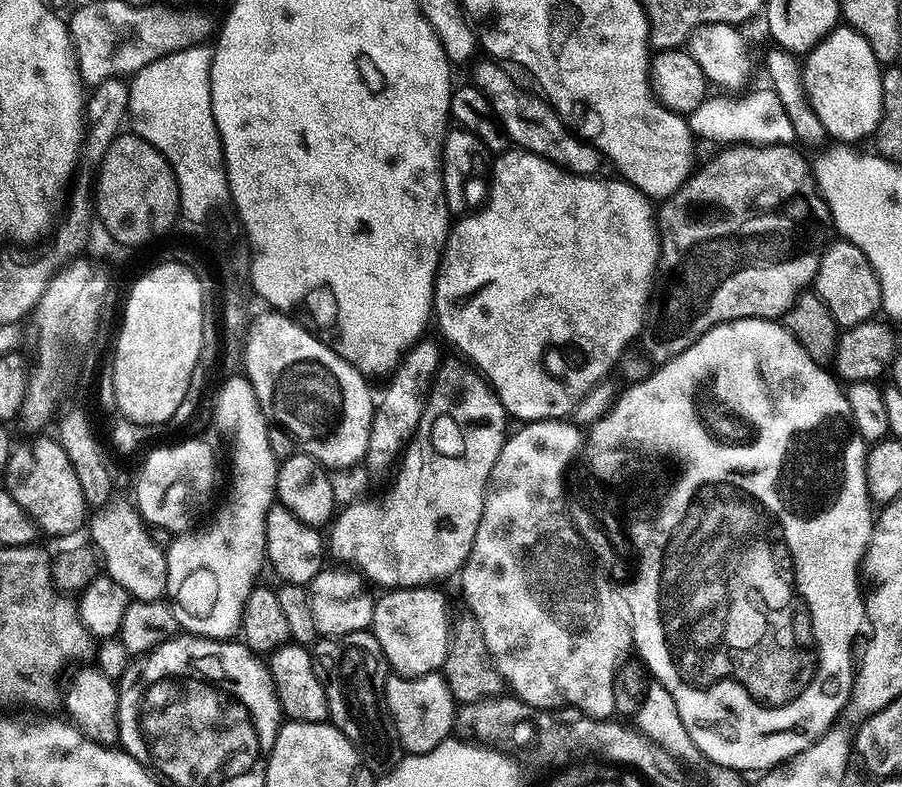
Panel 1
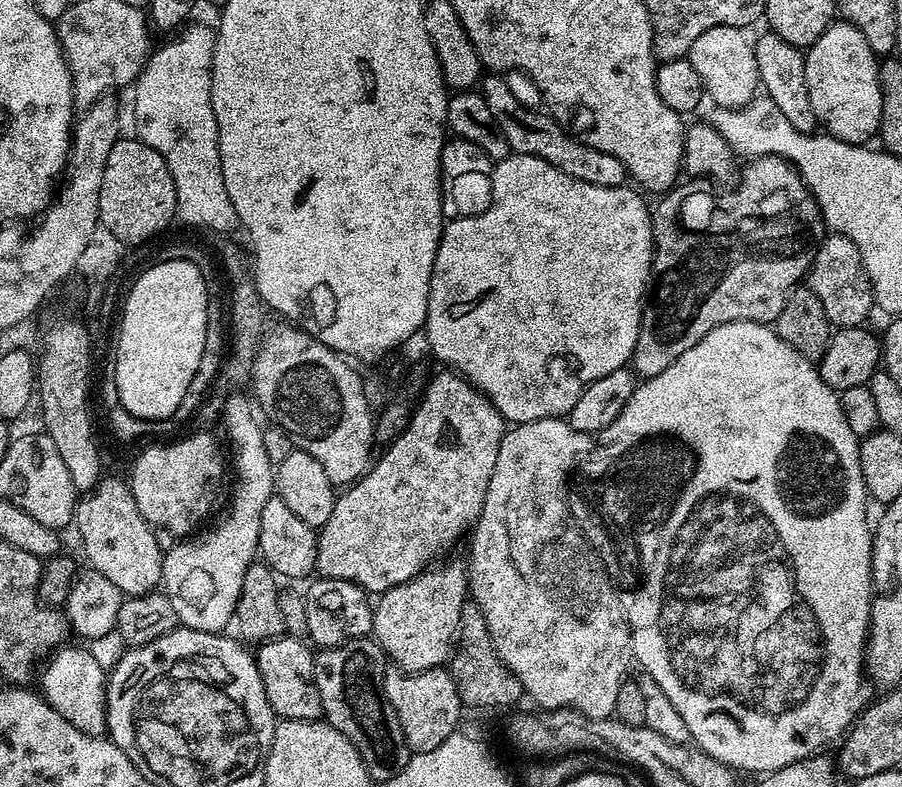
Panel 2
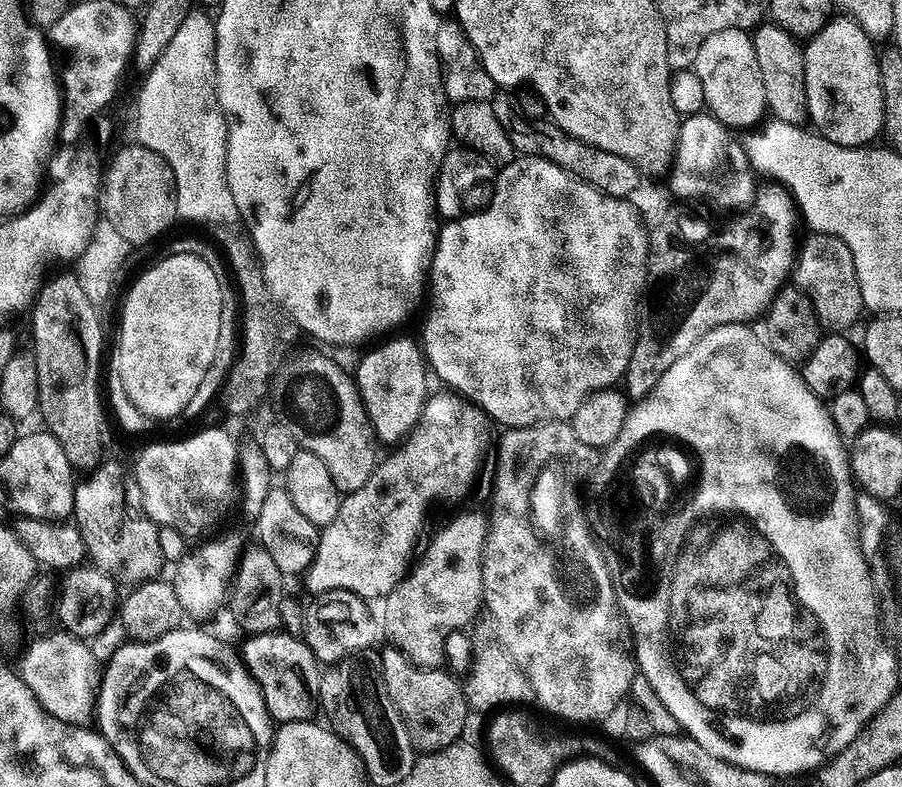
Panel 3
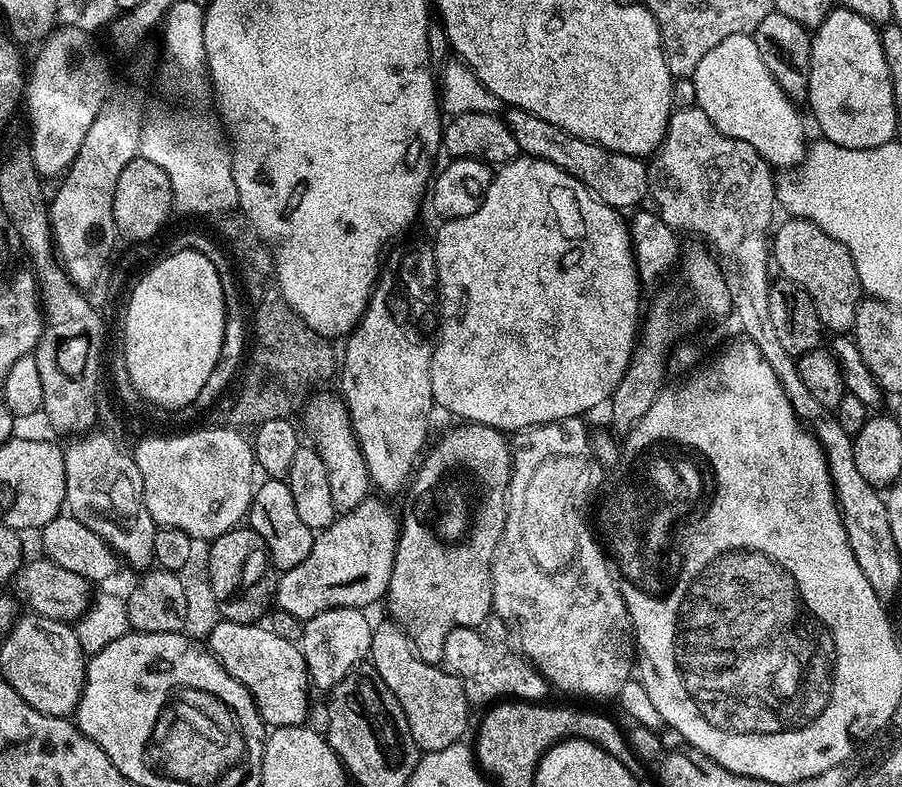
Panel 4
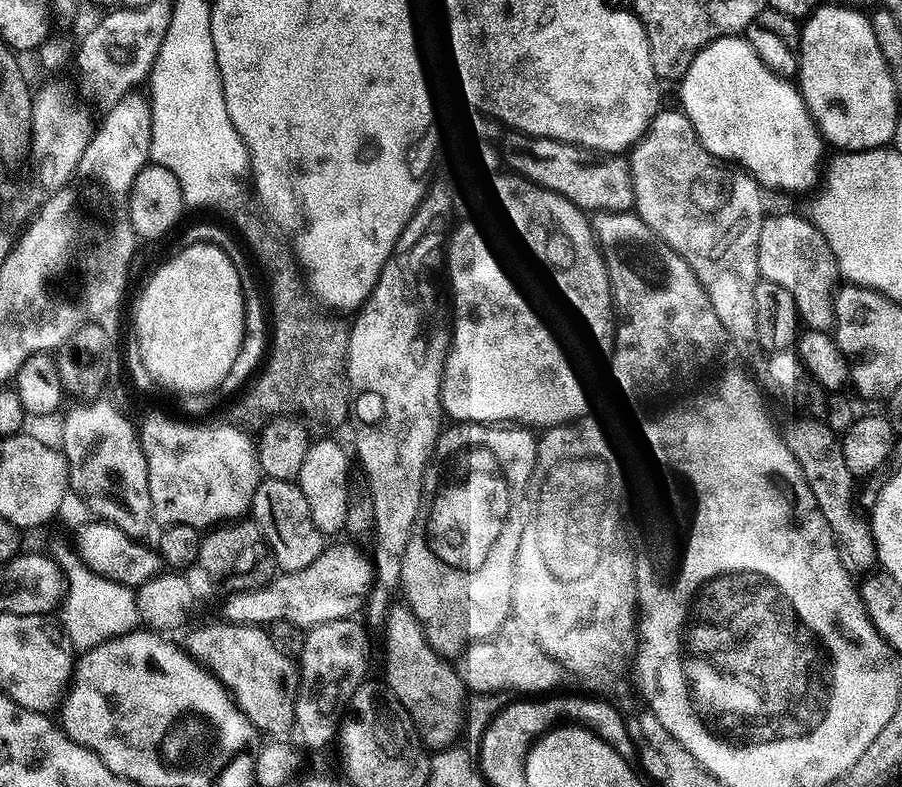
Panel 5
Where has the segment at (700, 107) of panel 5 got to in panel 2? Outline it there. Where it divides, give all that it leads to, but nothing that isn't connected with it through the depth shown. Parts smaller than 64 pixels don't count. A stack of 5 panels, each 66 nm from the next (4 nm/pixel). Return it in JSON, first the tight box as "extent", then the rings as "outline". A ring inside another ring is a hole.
{"extent":[686,26,761,108],"outline":[[[730,26],[711,28],[702,34],[702,38],[698,38],[698,42],[694,42],[688,52],[686,58],[694,70],[698,70],[698,78],[702,78],[705,93],[713,100],[713,105],[721,108],[745,108],[752,103],[761,87],[756,50],[750,36],[748,40],[748,34],[745,29]]]}

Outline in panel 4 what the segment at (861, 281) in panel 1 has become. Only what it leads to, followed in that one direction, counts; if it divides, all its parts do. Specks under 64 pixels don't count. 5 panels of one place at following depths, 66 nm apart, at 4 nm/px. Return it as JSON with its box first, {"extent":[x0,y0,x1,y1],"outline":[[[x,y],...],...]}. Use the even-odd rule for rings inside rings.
{"extent":[770,218,862,334],"outline":[[[788,218],[785,221],[780,229],[778,229],[779,227],[775,229],[770,240],[770,256],[775,267],[776,264],[780,267],[779,275],[785,280],[794,281],[798,286],[802,286],[802,290],[806,290],[806,294],[810,294],[810,298],[818,310],[820,323],[827,331],[829,328],[832,334],[851,333],[852,323],[856,317],[856,307],[860,305],[862,299],[862,289],[858,270],[854,266],[854,258],[850,258],[850,250],[846,250],[846,246],[842,242],[830,238],[830,234],[826,234],[811,220]]]}

